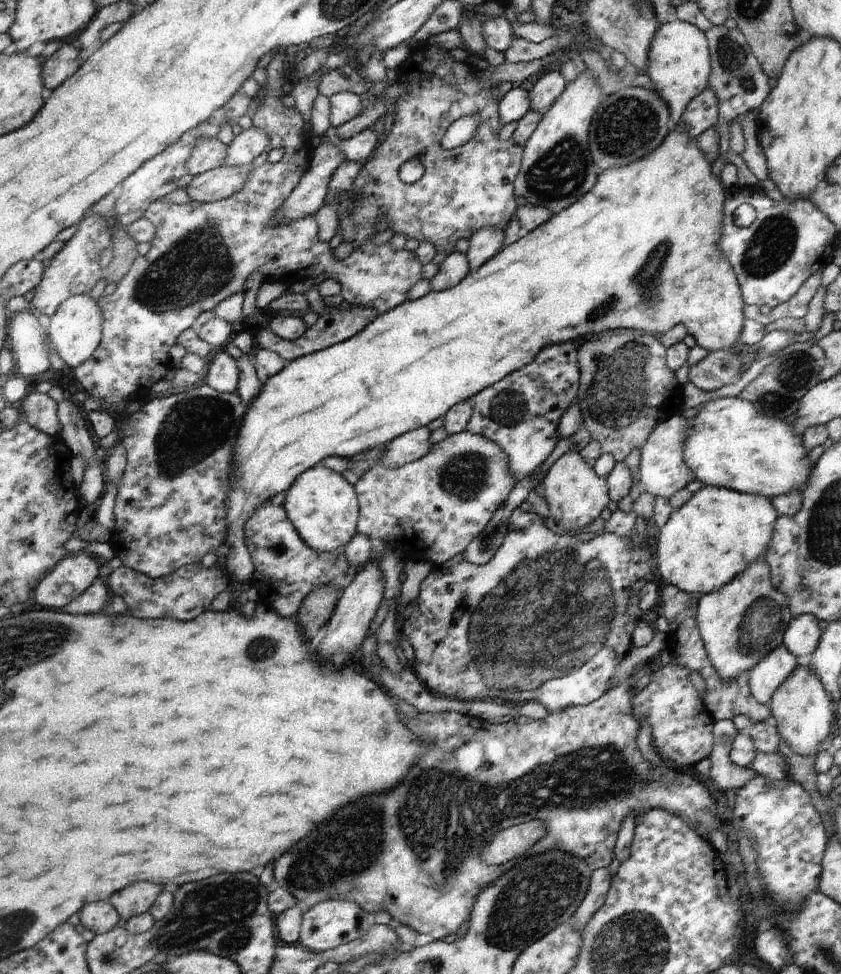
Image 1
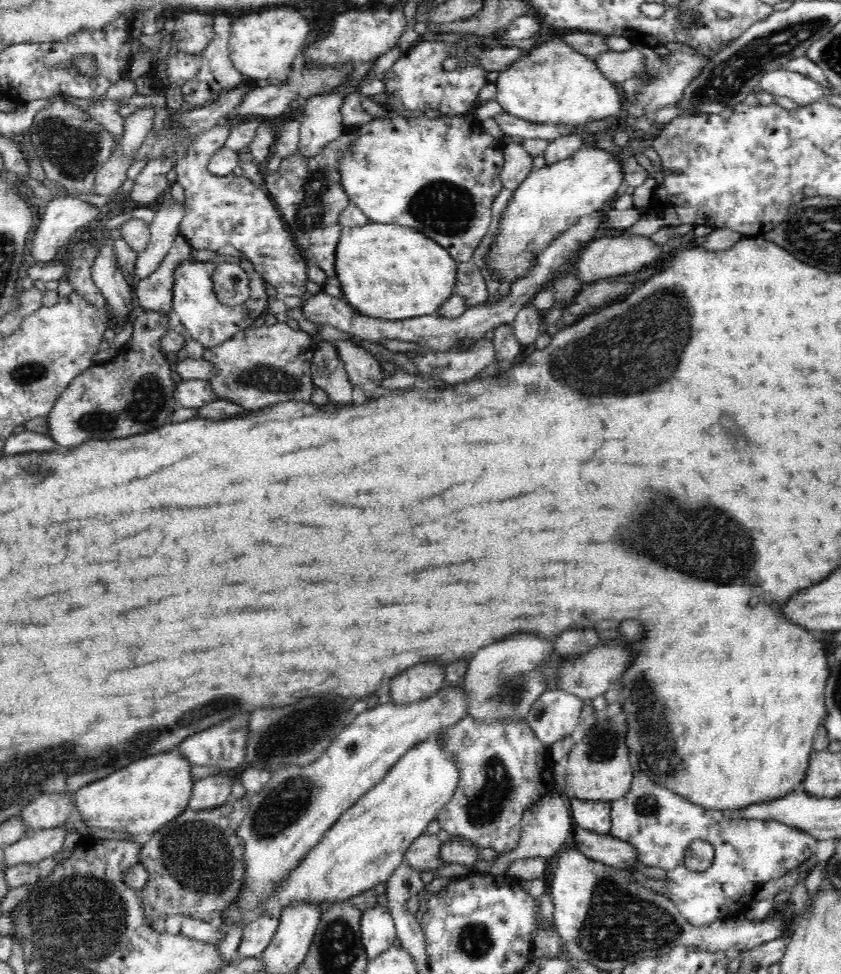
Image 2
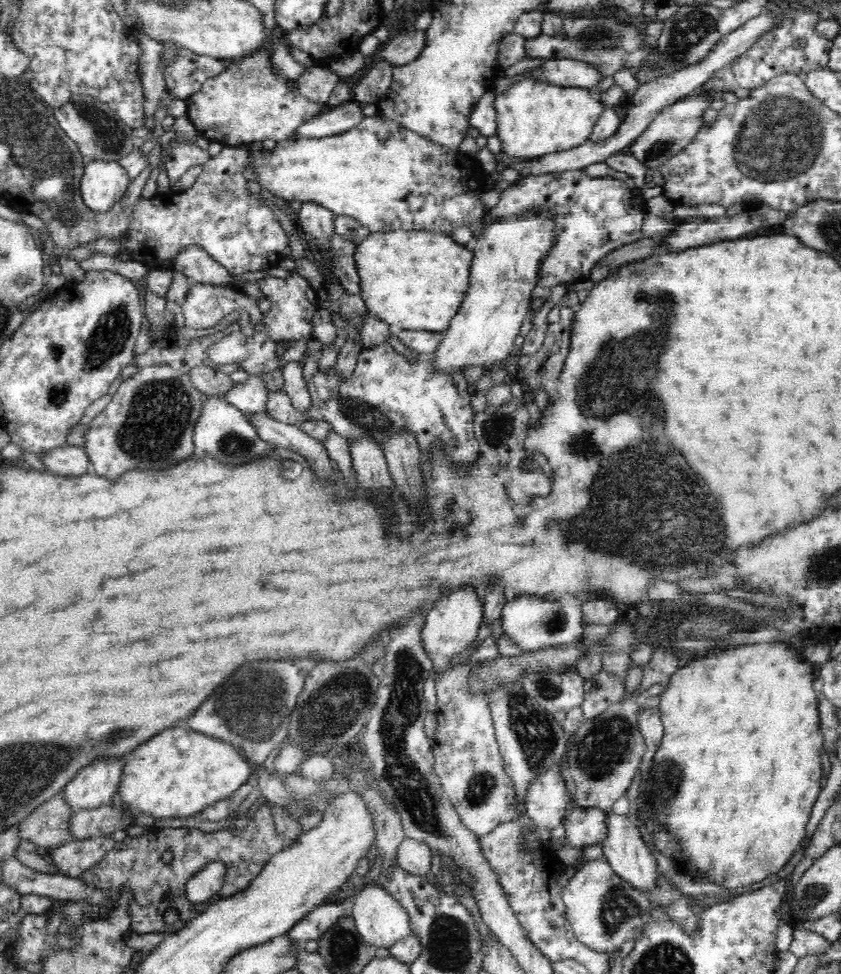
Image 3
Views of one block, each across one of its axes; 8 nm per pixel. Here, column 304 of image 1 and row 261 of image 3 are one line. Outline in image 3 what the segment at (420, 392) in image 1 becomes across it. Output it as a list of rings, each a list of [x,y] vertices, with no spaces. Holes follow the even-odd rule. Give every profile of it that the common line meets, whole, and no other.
[[[400,230],[370,234],[370,238],[366,238],[356,250],[358,274],[364,288],[362,298],[366,300],[370,314],[376,314],[378,320],[384,320],[392,328],[446,334],[454,316],[458,316],[458,310],[466,300],[466,292],[470,290],[474,256],[476,252],[472,250],[472,244],[458,244],[452,236],[436,230]]]

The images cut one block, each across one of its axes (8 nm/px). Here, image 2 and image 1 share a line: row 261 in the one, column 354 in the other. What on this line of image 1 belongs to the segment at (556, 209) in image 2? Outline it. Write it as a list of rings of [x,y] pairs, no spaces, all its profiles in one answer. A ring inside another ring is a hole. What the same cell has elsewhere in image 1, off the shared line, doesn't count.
[[[325,464],[307,470],[295,482],[295,486],[287,492],[285,510],[289,512],[289,518],[303,542],[321,554],[331,554],[347,548],[347,544],[359,534],[361,500],[357,486],[349,484],[341,472],[331,470]]]

